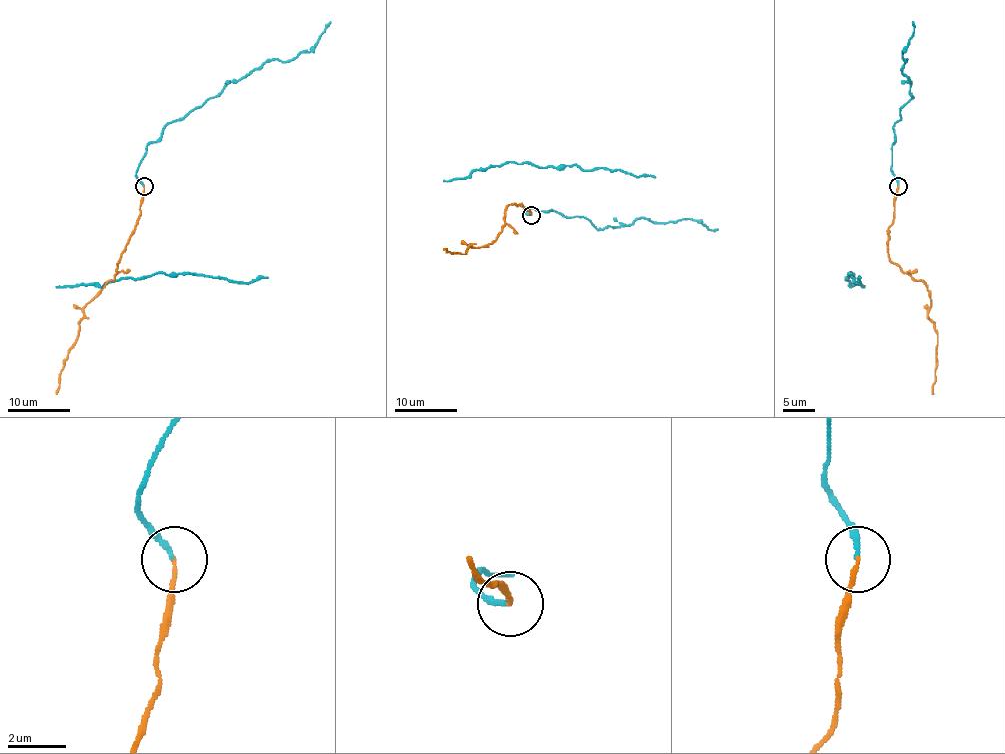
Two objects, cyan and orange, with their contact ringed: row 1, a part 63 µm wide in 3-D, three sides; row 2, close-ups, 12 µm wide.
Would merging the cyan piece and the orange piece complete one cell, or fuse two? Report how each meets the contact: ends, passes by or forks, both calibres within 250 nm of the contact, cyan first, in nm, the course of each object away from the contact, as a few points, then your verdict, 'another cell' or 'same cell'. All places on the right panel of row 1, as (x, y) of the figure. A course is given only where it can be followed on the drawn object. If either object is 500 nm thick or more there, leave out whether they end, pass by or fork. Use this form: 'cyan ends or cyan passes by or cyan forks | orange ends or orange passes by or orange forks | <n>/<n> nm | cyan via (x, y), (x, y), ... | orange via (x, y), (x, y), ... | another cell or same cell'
cyan ends | orange ends | 140/130 nm | cyan via (898, 186), (891, 166), (894, 125), (900, 108), (913, 97), (902, 69), (913, 22) | orange via (898, 186), (887, 232), (887, 254), (903, 273), (927, 287), (931, 302), (927, 316), (938, 341), (931, 393) | same cell

